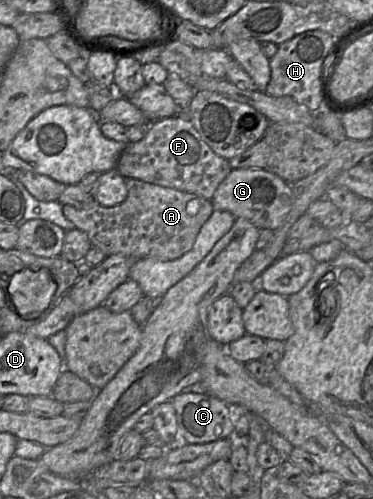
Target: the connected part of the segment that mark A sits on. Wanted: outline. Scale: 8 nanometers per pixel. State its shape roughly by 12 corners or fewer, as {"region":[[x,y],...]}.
{"region":[[137,179],[105,207],[63,205],[106,256],[172,261],[211,201]]}

